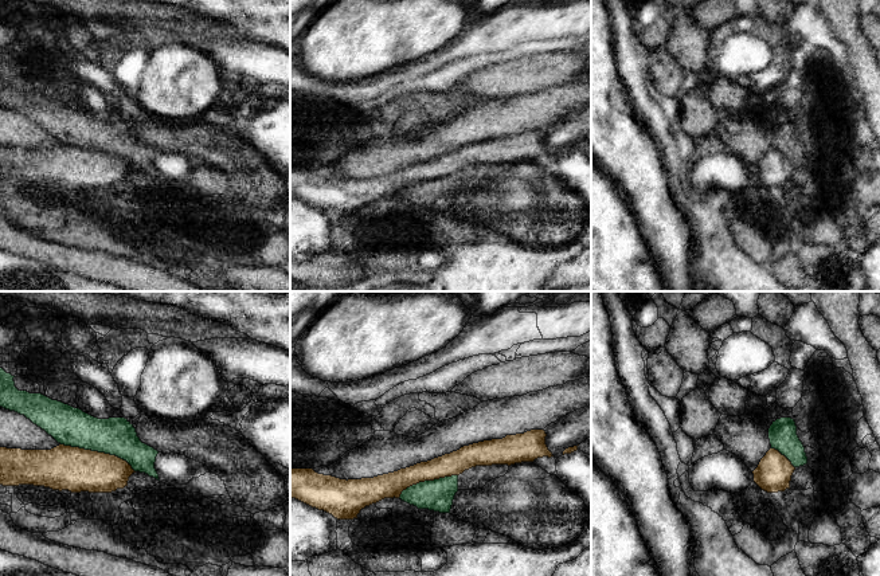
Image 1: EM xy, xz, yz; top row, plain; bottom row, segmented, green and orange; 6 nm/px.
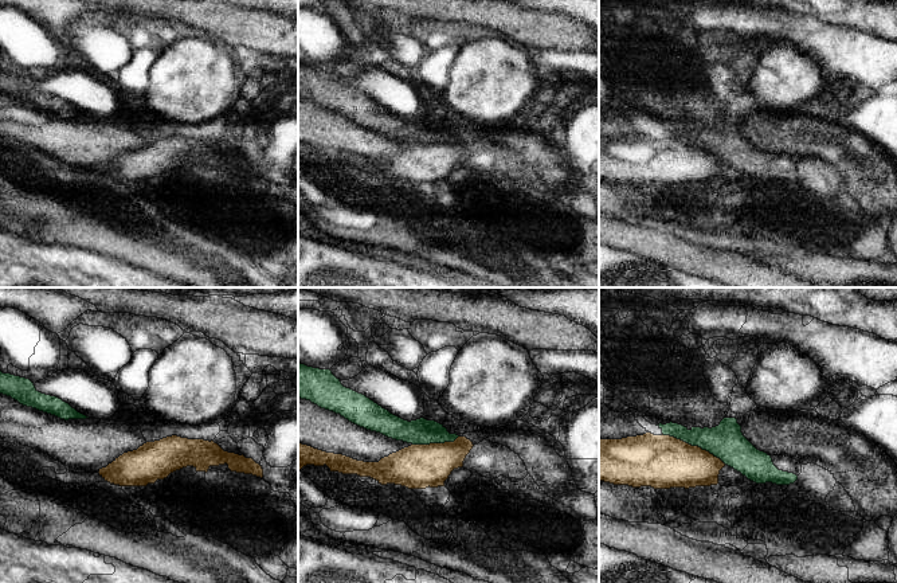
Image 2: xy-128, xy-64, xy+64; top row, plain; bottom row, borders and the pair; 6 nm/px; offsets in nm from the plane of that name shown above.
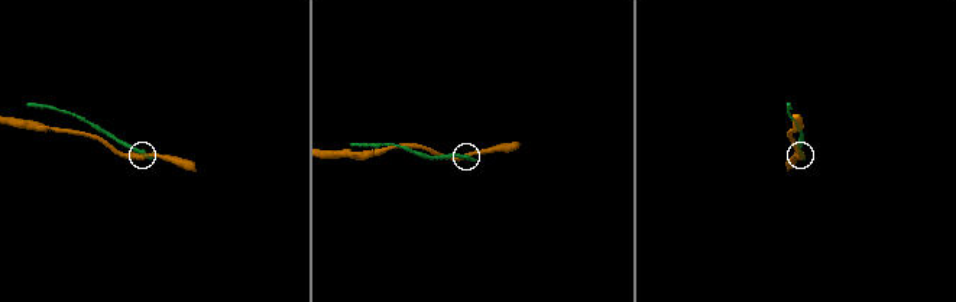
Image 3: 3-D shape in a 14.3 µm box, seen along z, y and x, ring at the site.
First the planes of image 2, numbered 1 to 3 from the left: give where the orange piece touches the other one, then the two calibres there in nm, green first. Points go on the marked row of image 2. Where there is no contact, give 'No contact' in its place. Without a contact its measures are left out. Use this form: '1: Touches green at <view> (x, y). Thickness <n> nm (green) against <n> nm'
1: No contact
2: Touches green at xy-64 (435, 442). Thickness 160 nm (green) against 280 nm
3: Touches green at xy+64 (694, 445). Thickness 220 nm (green) against 320 nm

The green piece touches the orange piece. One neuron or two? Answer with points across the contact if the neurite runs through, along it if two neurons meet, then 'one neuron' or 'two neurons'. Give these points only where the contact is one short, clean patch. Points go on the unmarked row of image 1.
two neurons

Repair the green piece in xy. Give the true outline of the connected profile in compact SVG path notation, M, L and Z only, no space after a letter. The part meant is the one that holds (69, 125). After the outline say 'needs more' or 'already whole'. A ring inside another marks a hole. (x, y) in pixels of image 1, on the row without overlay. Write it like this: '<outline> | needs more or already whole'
M0 67L0 106L24 114L60 144L116 154L126 160L134 171L145 172L159 179L155 168L159 150L140 140L136 128L128 118L98 118L79 107L52 99L42 93L19 90L15 86L13 77Z | already whole

